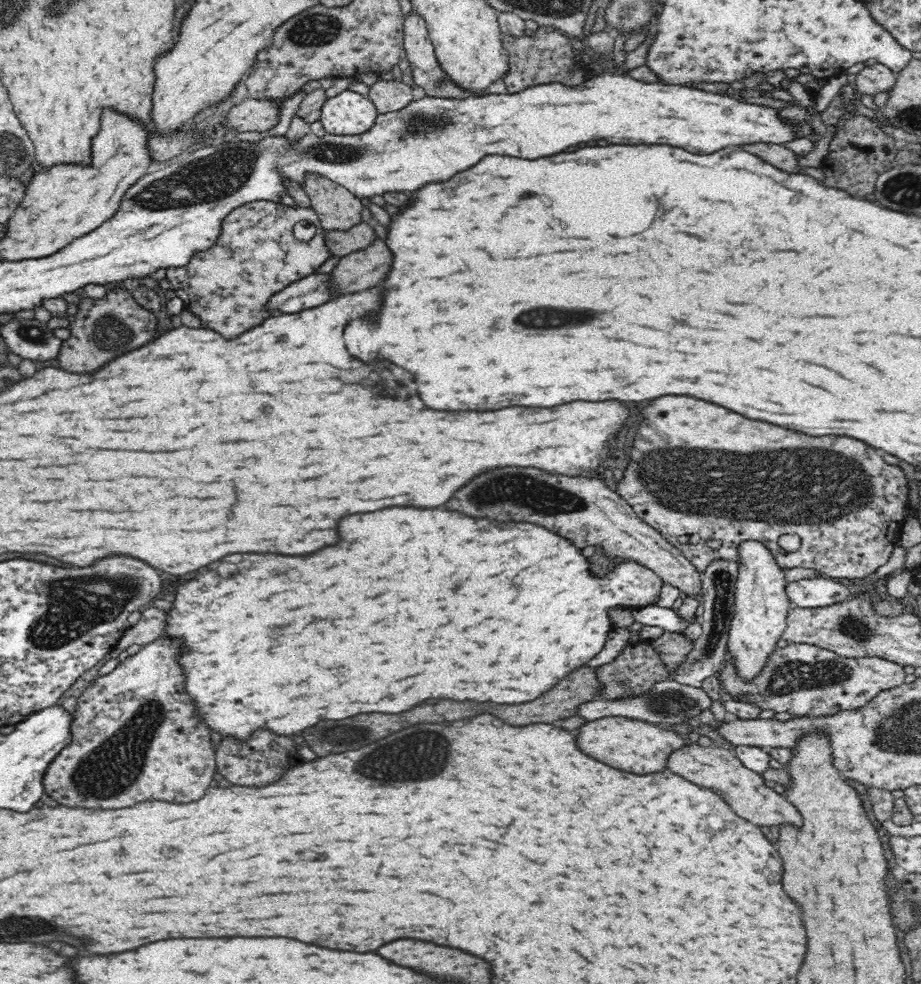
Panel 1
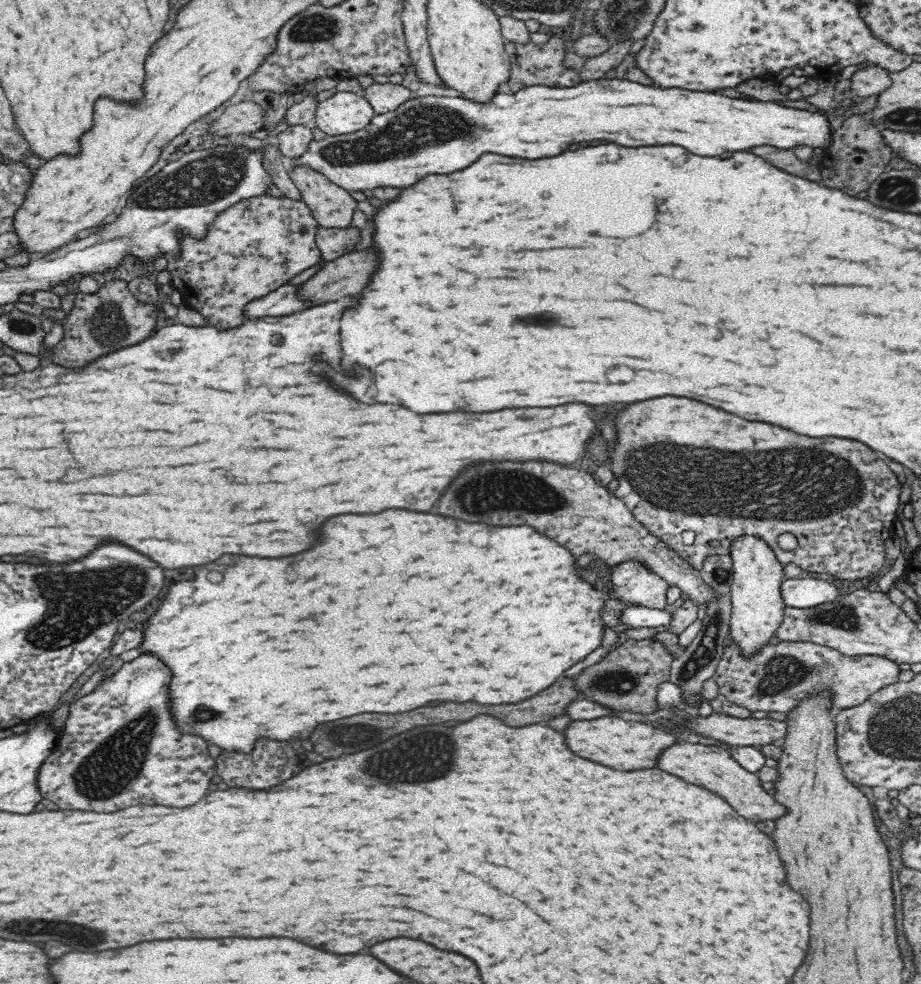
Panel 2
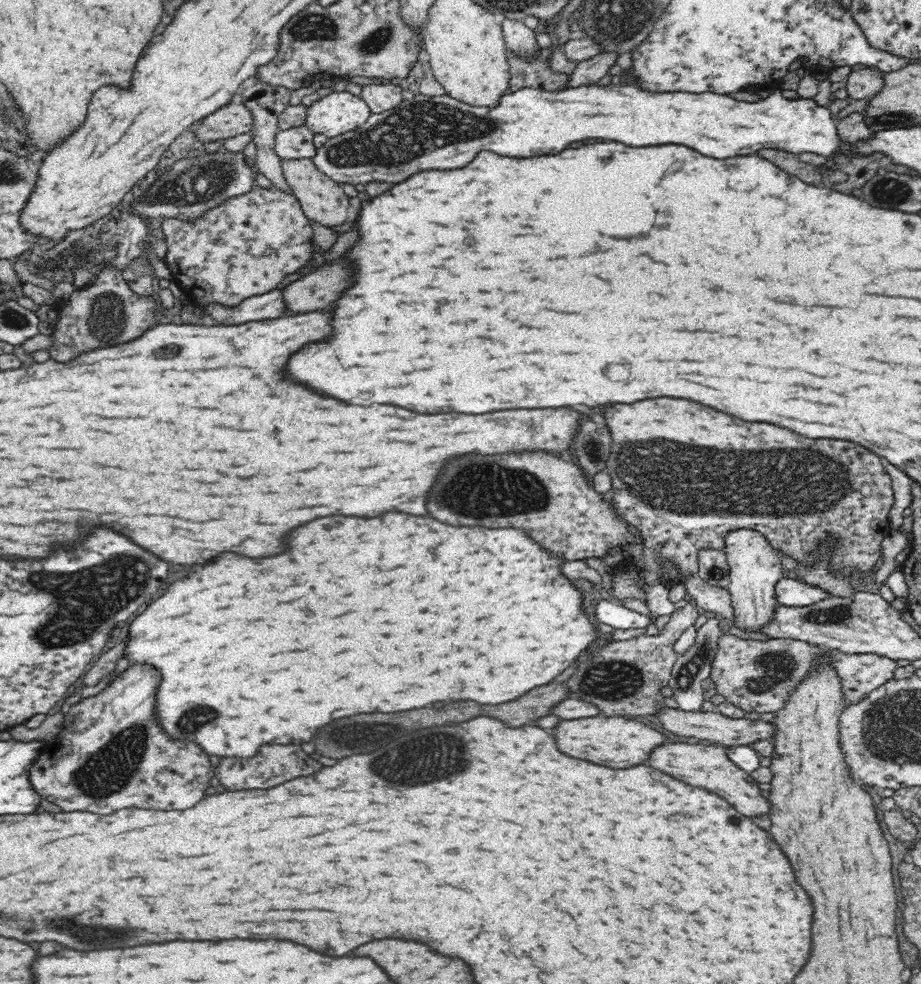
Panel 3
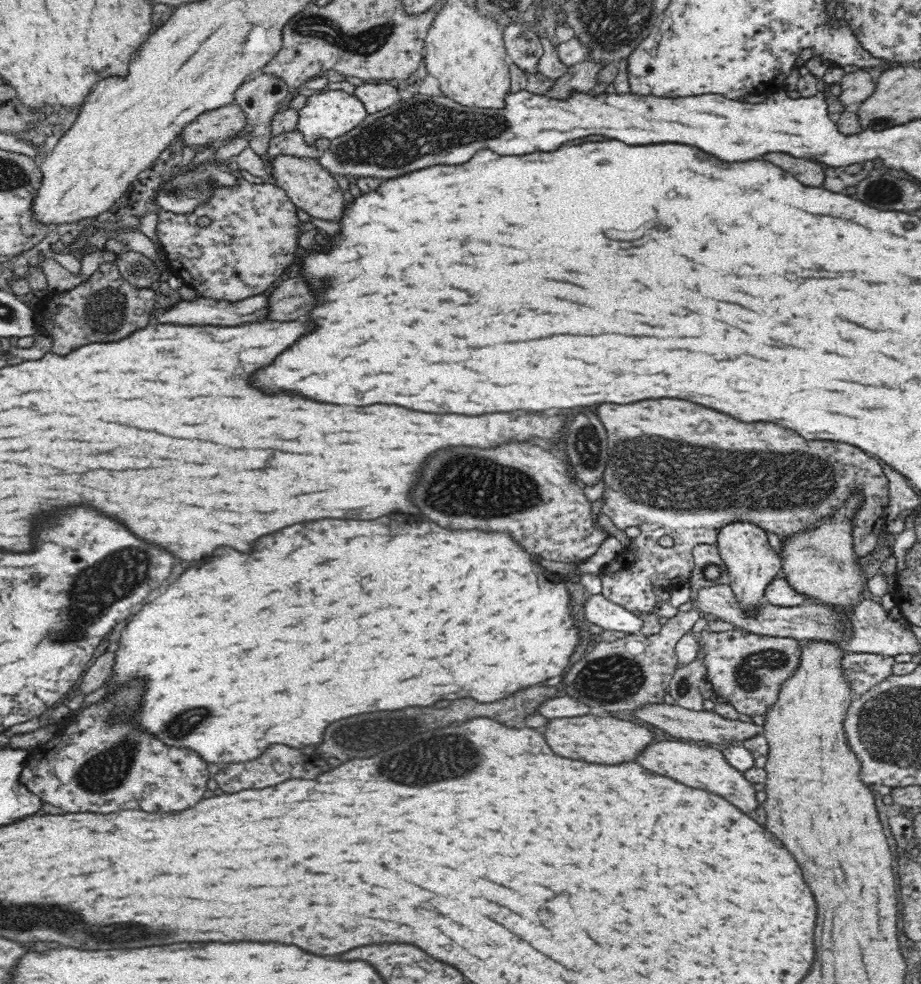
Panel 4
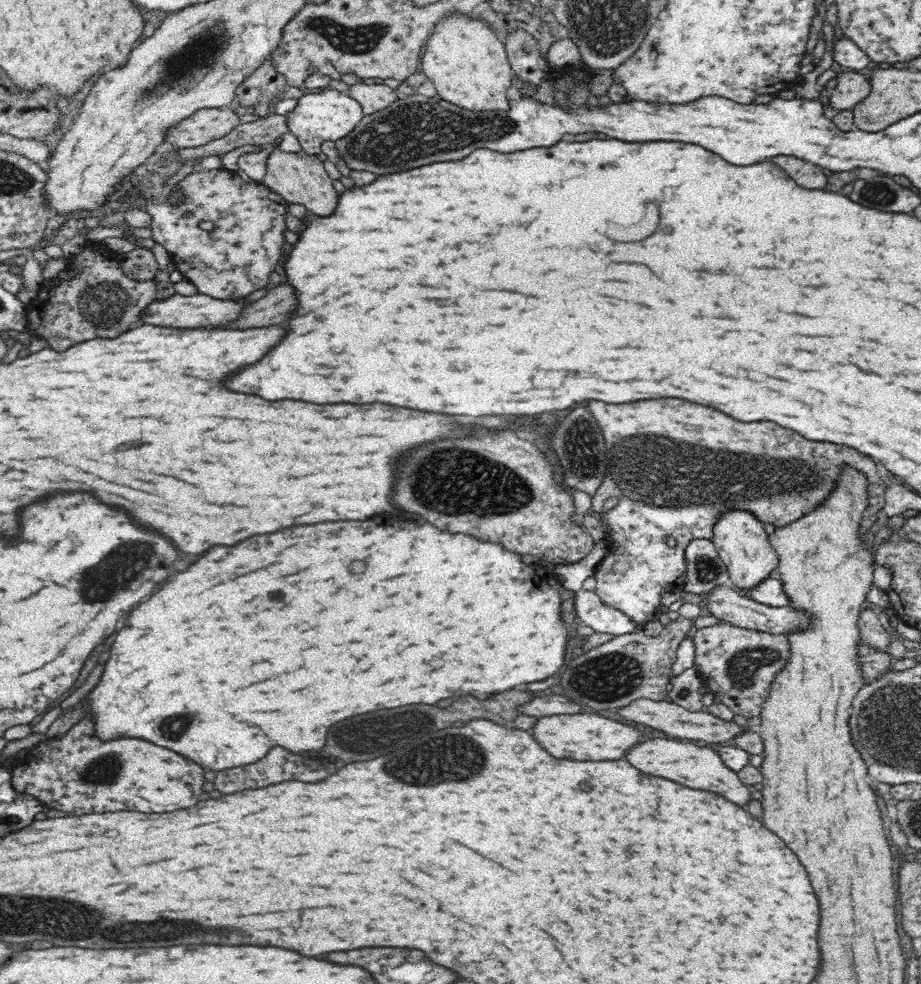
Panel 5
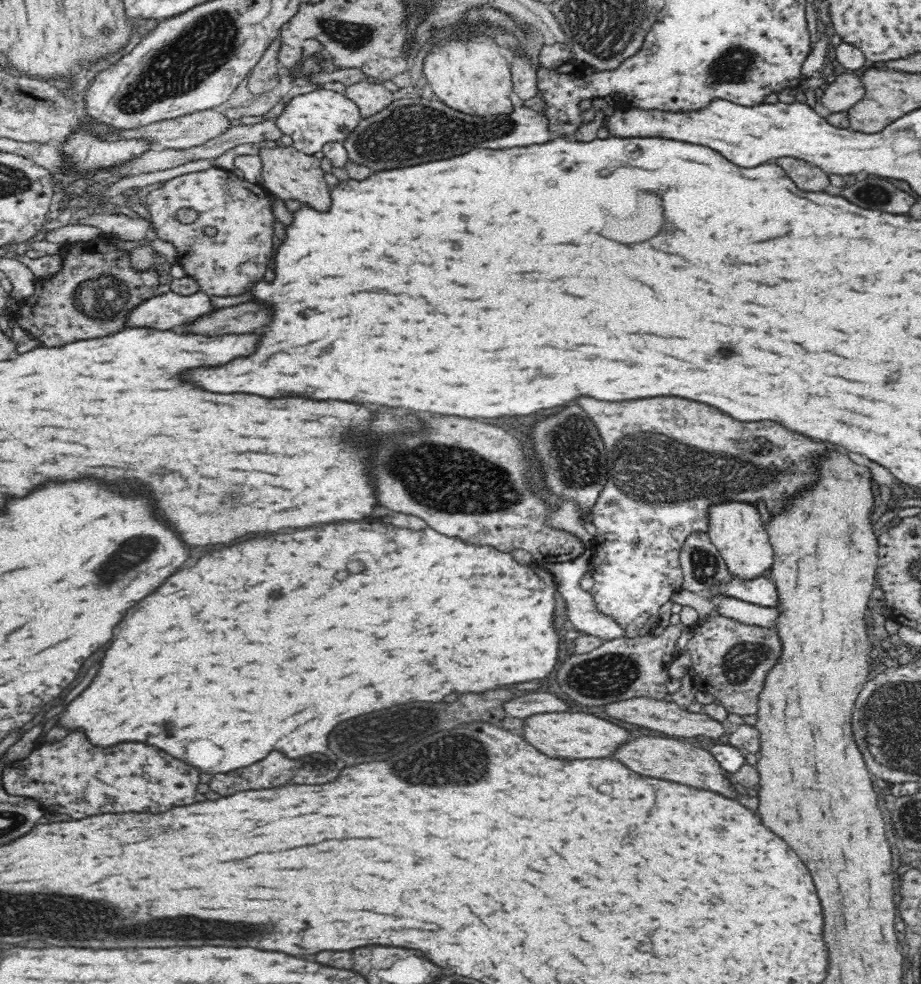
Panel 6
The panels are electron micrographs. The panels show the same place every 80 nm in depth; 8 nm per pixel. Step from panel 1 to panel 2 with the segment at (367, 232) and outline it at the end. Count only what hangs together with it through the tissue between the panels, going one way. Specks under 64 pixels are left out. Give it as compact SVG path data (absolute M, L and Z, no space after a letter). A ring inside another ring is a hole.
M318 226L315 243L320 249L321 257L325 261L331 261L342 256L344 252L348 252L348 248L352 248L352 244L358 242L358 236L360 236L360 230L356 230L356 228L324 228Z

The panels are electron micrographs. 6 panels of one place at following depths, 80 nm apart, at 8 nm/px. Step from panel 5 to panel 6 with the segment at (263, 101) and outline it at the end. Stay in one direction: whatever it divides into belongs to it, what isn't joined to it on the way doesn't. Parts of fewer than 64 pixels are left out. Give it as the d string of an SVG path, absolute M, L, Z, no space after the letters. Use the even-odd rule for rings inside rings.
M276 36L264 50L262 58L252 69L248 78L248 88L254 94L265 95L276 88L282 74L286 73L285 66L279 61L281 42Z

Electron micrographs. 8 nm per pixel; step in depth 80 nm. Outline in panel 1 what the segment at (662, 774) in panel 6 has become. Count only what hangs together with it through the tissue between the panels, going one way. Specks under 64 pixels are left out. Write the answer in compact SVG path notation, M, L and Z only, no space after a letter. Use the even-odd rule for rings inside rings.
M684 746L674 750L668 758L668 770L674 774L690 780L692 784L710 788L718 793L738 816L746 818L758 826L780 826L780 824L794 824L800 826L800 813L790 801L784 799L774 789L764 785L761 773L754 772L736 758L730 749L712 746Z

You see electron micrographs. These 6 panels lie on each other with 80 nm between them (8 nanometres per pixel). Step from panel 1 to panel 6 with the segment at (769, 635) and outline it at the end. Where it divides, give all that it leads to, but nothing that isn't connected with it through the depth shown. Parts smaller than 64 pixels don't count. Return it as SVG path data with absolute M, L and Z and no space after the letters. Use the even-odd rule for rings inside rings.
M718 502L710 504L708 515L708 532L712 544L720 551L731 574L737 578L758 578L772 566L774 551L769 534L762 521L762 516L752 504L746 502Z

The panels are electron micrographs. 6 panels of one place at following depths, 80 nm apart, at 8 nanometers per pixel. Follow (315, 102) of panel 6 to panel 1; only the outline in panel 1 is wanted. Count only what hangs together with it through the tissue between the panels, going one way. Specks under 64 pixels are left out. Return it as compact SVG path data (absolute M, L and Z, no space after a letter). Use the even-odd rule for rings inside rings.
M346 89L326 99L318 121L327 134L356 135L372 128L376 116L377 108L368 97Z

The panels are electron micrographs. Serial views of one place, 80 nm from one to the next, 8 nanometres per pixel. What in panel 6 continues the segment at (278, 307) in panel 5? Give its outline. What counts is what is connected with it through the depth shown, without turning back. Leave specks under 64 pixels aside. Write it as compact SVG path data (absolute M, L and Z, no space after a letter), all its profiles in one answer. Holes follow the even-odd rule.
M238 304L232 308L220 308L206 318L192 324L180 324L171 328L172 332L196 332L202 336L222 336L222 334L244 334L254 332L270 322L270 314L260 304Z

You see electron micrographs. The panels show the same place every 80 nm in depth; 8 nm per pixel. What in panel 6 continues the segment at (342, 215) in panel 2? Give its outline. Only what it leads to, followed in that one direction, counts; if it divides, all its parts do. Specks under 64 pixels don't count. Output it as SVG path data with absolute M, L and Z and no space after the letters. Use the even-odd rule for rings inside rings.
M281 143L262 145L258 152L261 162L262 184L266 190L278 198L298 200L326 212L330 208L330 189L324 181L324 171L320 167L320 159L313 155L299 152L294 146L284 146Z

